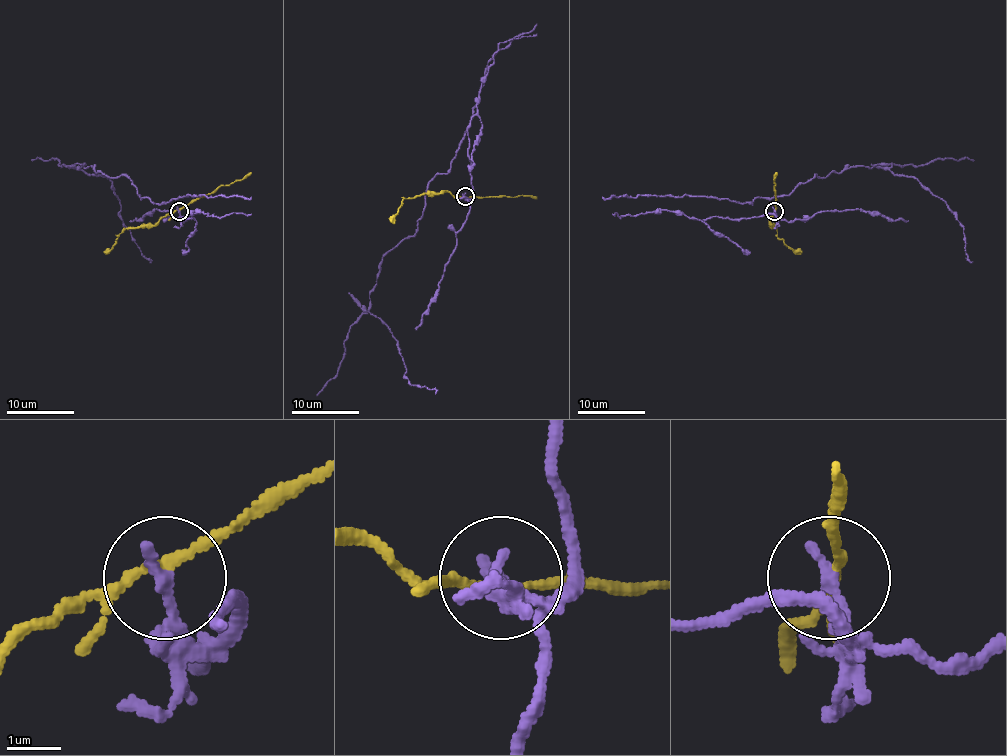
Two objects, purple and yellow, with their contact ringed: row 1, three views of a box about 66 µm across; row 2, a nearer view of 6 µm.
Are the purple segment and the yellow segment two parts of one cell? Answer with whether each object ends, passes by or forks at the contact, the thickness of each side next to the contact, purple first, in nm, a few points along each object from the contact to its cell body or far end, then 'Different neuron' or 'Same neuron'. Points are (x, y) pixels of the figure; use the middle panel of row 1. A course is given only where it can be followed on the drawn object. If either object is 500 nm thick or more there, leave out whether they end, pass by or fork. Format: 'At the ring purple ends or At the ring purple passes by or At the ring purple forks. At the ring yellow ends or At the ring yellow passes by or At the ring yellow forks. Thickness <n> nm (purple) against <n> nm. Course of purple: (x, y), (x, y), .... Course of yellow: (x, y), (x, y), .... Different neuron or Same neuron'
At the ring purple ends. At the ring yellow passes by. Thickness 240 nm (purple) against 160 nm. Course of purple: (465, 196), (485, 79), (369, 295), (404, 375), (436, 393). Course of yellow: (465, 197), (443, 192), (414, 196), (402, 201), (391, 223). Different neuron

